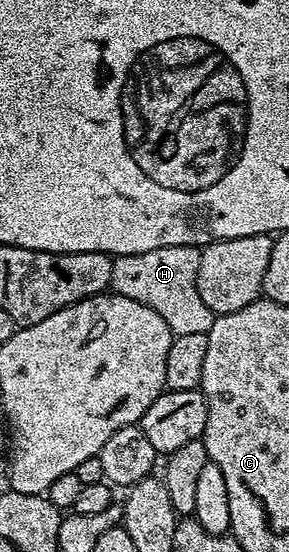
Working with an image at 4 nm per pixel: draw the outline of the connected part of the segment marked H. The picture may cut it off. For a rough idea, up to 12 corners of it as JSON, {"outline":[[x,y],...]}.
{"outline":[[201,249],[117,255],[111,291],[147,304],[176,336],[216,316],[196,288]]}

